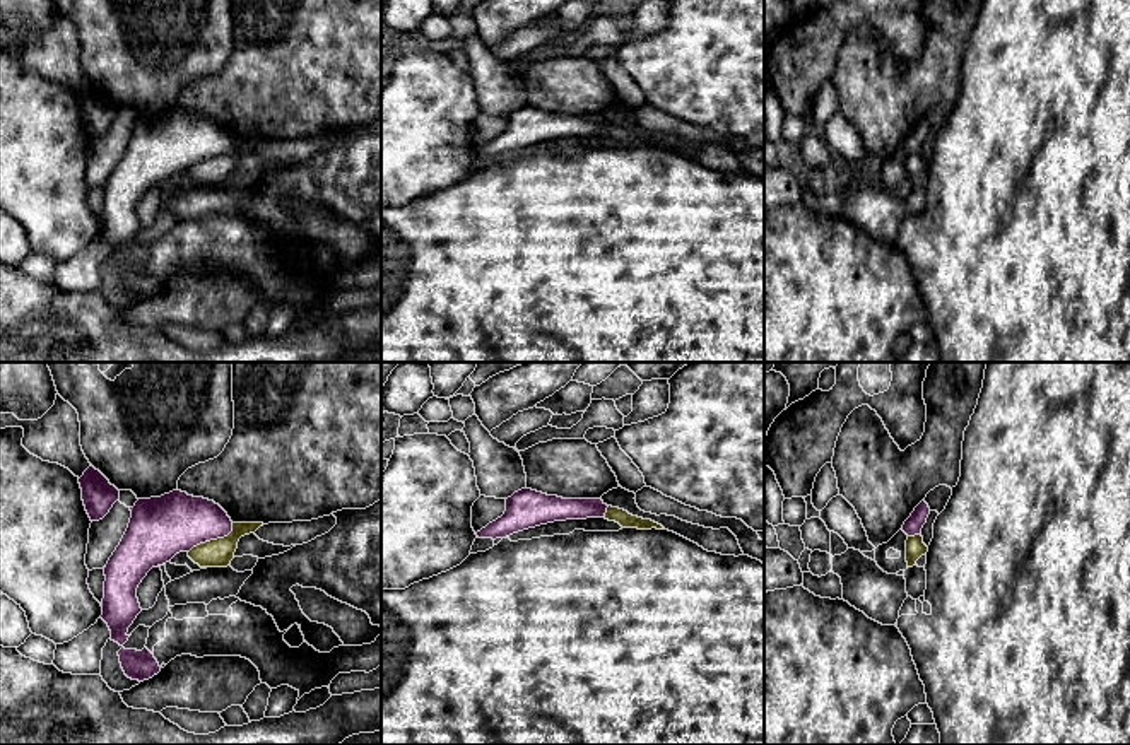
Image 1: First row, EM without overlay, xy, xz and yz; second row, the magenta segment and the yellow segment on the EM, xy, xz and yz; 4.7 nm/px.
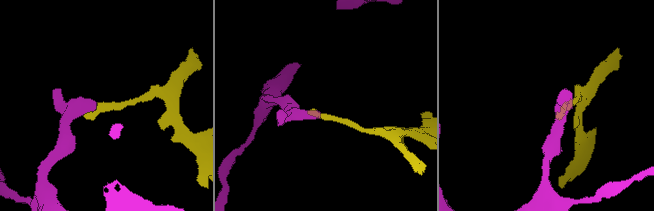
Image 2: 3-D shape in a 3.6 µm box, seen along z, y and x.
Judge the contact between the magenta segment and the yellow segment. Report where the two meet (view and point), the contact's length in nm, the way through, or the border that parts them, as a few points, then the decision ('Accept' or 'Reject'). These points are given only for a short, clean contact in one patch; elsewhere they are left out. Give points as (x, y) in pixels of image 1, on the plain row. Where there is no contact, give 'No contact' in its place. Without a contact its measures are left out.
Touches magenta at xy (212, 156). Shared border 260 nm. Boundary: xy (233, 140), (226, 152), (200, 159), (188, 170). Reject

